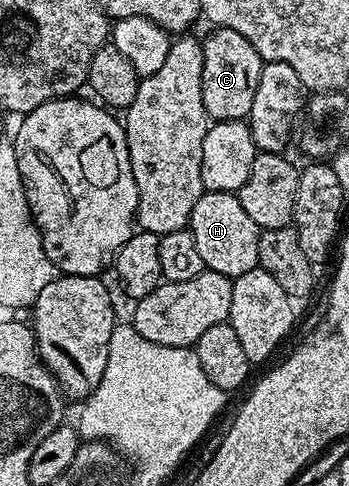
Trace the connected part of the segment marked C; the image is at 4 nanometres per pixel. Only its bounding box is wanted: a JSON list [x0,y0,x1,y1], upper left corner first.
[202,27,265,121]

